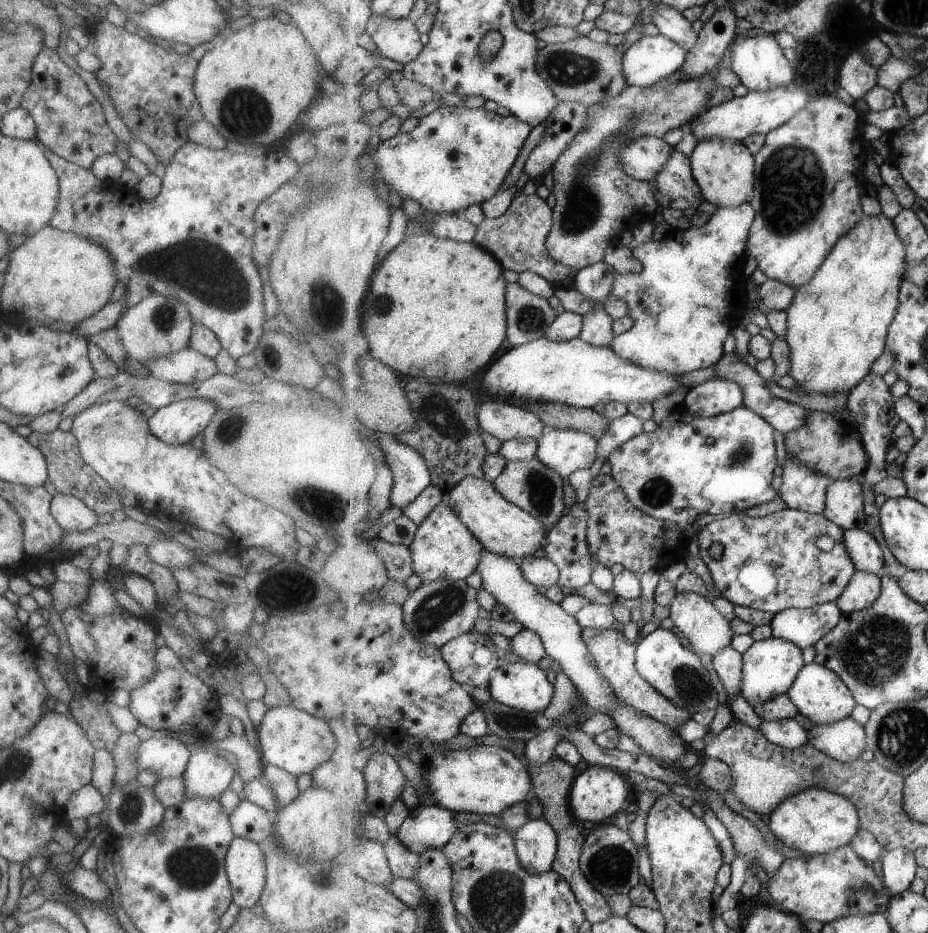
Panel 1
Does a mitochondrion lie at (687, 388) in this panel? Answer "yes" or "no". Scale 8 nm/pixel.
no

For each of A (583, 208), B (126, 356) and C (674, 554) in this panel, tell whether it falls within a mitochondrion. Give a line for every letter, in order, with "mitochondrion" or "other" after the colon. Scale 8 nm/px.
A: mitochondrion
B: other
C: other

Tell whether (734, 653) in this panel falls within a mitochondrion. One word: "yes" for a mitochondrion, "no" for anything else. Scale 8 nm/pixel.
no

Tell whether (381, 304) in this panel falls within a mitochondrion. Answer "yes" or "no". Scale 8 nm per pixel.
yes

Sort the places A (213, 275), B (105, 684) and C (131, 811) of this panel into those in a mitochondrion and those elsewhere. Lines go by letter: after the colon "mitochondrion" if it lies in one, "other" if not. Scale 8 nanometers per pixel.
A: mitochondrion
B: other
C: mitochondrion

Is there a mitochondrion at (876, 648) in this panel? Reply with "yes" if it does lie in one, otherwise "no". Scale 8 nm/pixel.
yes

